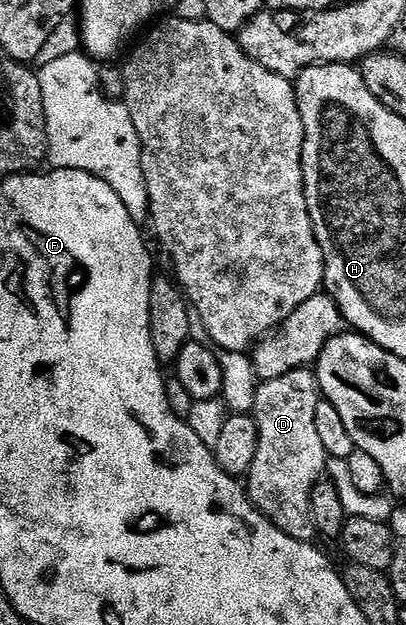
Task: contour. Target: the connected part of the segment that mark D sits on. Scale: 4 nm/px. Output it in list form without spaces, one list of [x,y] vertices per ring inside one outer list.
[[[310,367],[298,368],[289,374],[281,374],[281,378],[262,381],[256,390],[256,402],[253,417],[259,437],[257,452],[253,457],[251,468],[245,475],[247,496],[270,520],[289,538],[306,540],[316,539],[317,533],[314,518],[311,516],[311,495],[315,484],[324,479],[327,471],[328,454],[321,442],[321,434],[313,421],[317,418],[317,402],[321,398],[319,380]]]

